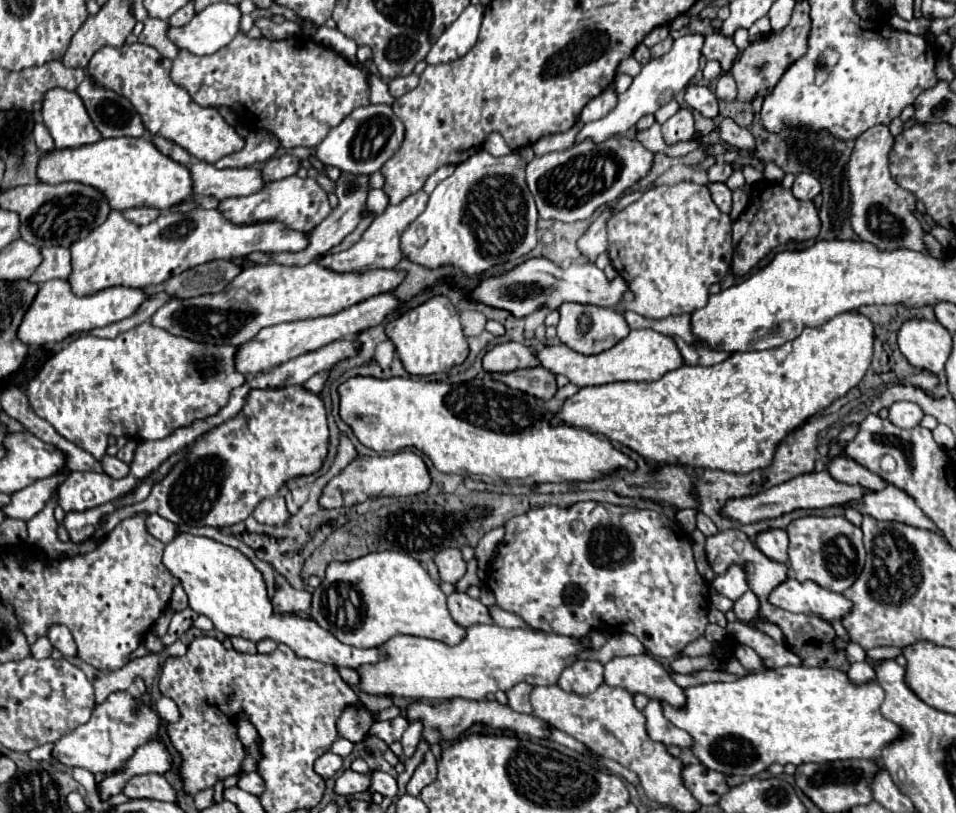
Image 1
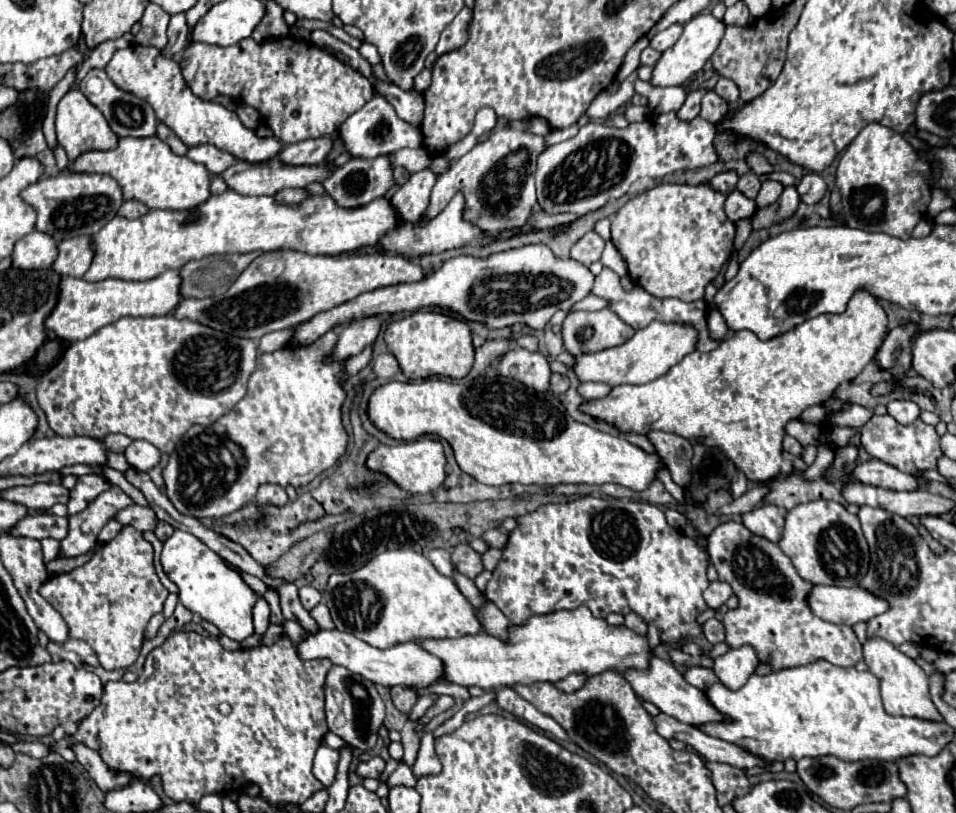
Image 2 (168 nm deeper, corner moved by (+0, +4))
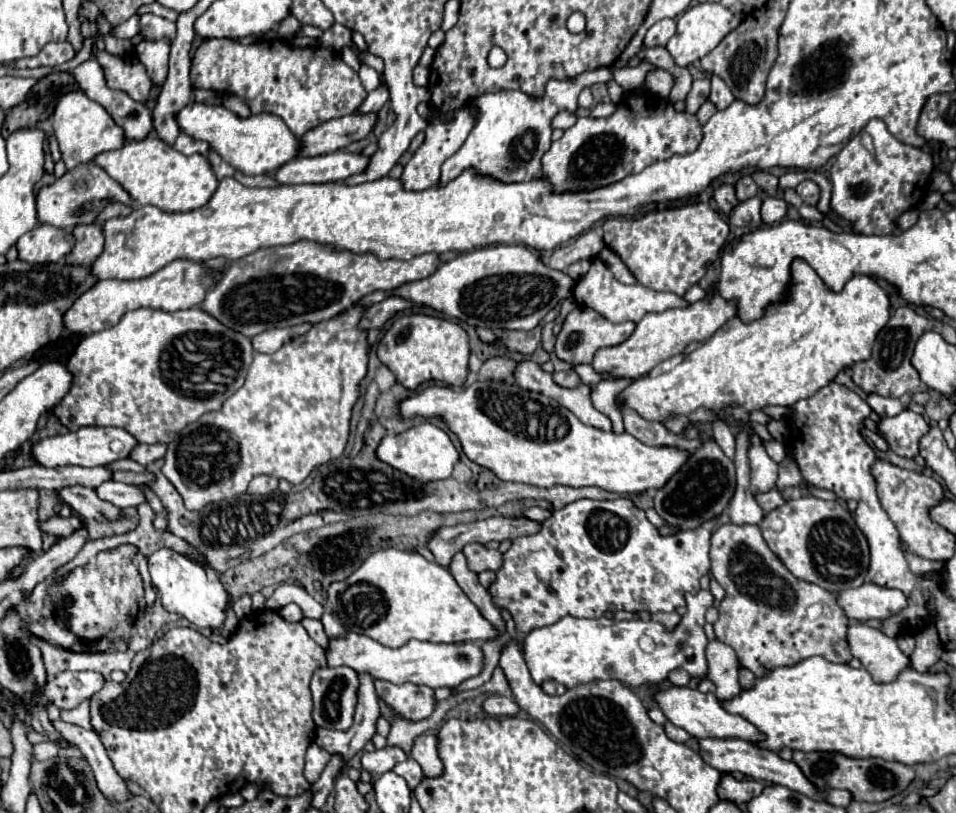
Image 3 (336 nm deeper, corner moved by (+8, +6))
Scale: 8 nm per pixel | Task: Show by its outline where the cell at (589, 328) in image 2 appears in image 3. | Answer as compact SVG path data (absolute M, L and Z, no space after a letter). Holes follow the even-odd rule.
M576 307L574 311L568 313L568 317L562 323L562 331L556 337L556 355L570 363L570 365L578 365L578 363L590 363L594 357L594 351L600 347L612 347L622 343L624 339L628 339L634 331L634 323L626 321L626 323L610 323L608 319L604 319L602 315L598 315L594 309L590 307Z

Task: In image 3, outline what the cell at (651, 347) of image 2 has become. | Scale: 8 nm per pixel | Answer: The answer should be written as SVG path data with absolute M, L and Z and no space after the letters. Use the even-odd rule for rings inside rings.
M714 291L714 297L706 297L698 303L692 303L690 307L670 309L664 313L650 313L636 325L634 333L624 343L598 349L592 359L592 367L596 373L602 375L608 373L618 379L638 379L646 375L650 369L654 369L660 361L682 353L688 343L706 341L732 317L736 317L736 305L732 301L724 301L718 295L718 291Z

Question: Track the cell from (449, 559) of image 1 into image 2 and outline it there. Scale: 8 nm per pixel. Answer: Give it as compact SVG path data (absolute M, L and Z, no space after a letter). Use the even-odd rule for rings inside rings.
M458 545L452 553L452 563L460 573L464 573L470 579L474 579L478 573L484 571L482 555L476 553L470 545Z

